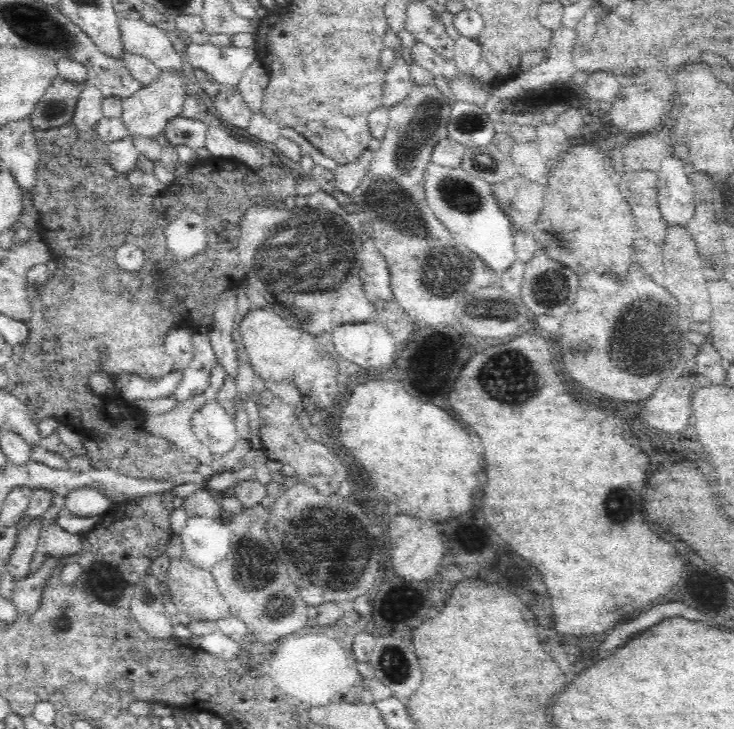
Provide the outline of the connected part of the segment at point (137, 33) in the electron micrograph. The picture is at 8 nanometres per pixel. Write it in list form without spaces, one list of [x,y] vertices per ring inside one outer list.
[[[119,18],[121,39],[126,53],[149,58],[160,68],[182,69],[181,55],[174,50],[166,32],[140,18]]]

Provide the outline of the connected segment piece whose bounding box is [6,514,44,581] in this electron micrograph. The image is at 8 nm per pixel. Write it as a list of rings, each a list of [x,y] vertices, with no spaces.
[[[43,514],[30,521],[25,527],[17,530],[16,542],[6,568],[15,581],[22,580],[30,574],[29,564],[38,544],[42,522],[44,522]]]

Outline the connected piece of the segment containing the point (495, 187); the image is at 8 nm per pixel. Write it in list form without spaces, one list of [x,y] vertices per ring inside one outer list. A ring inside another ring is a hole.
[[[516,176],[502,184],[493,184],[491,187],[493,197],[500,210],[508,217],[514,232],[526,230],[530,228],[530,224],[534,224],[534,220],[538,220],[538,212],[542,204],[540,186],[528,182],[524,176]],[[518,192],[522,194],[520,198],[518,198]]]

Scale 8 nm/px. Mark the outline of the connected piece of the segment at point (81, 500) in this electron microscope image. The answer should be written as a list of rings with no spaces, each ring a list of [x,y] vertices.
[[[90,486],[72,489],[65,496],[65,507],[78,516],[102,514],[114,506],[114,501],[102,491]]]

